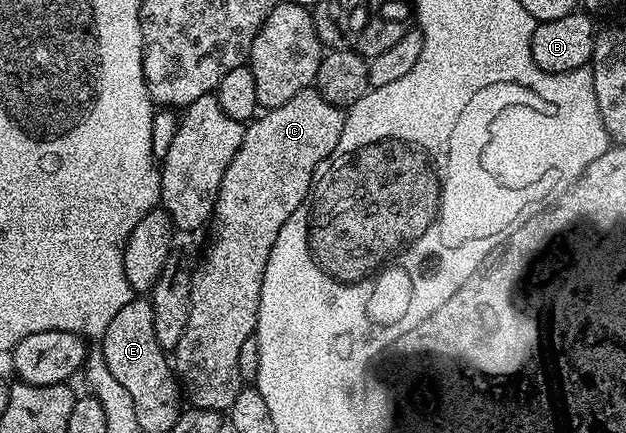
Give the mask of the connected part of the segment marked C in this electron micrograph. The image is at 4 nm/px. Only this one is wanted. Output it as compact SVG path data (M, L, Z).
M312 87L310 89L297 91L297 95L293 95L293 99L289 99L289 103L281 103L281 107L260 112L258 116L244 128L241 147L237 151L237 155L233 155L233 159L221 179L221 187L219 188L217 199L215 200L215 211L213 214L215 234L211 237L211 246L208 247L207 254L204 255L203 262L199 265L199 270L195 269L191 278L191 302L189 303L188 322L185 325L185 331L184 334L181 335L180 342L177 343L173 350L173 368L175 376L181 386L182 392L185 394L186 400L188 397L188 399L191 400L188 402L190 402L194 408L213 409L216 411L230 410L233 399L237 399L239 390L244 388L244 379L242 375L239 374L241 346L245 343L245 339L255 336L255 327L259 324L261 283L265 275L265 267L269 263L269 251L273 247L273 243L277 243L277 235L281 231L281 227L285 227L289 215L293 215L293 211L297 211L297 207L301 207L305 195L311 189L311 180L317 171L317 167L331 154L333 147L337 147L337 139L341 139L341 131L345 127L346 118L347 114L340 106L329 103L320 95L318 89Z

